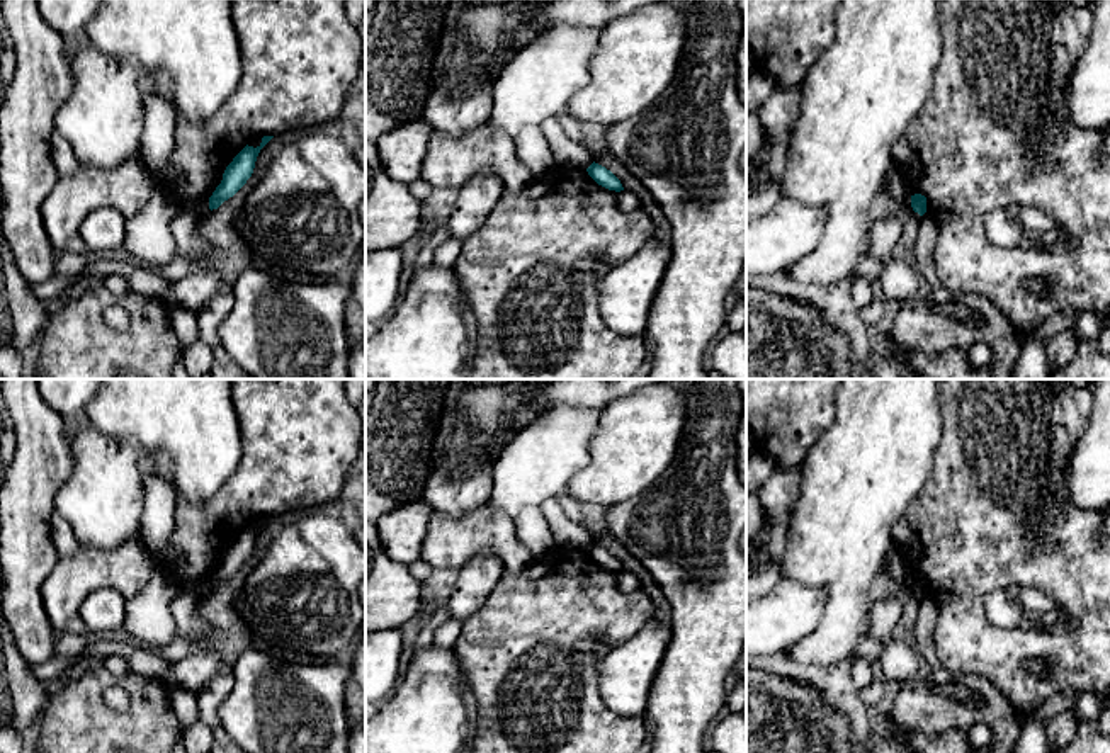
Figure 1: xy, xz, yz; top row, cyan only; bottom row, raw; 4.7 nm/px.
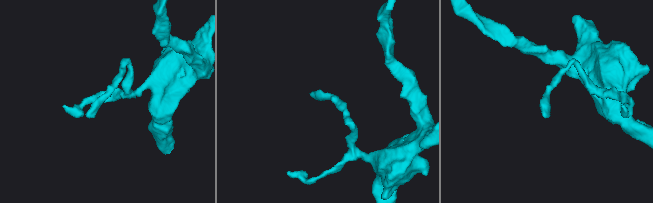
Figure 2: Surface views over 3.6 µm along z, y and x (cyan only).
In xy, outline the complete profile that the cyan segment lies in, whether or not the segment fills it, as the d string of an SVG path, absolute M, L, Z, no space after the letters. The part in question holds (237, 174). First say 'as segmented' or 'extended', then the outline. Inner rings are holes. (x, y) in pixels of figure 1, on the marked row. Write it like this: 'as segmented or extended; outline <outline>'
as segmented; outline M263 136L262 143L253 146L245 146L233 161L226 167L223 173L221 184L216 187L212 195L209 197L209 209L218 209L224 201L233 197L252 177L257 156L260 150L272 139L274 136Z

